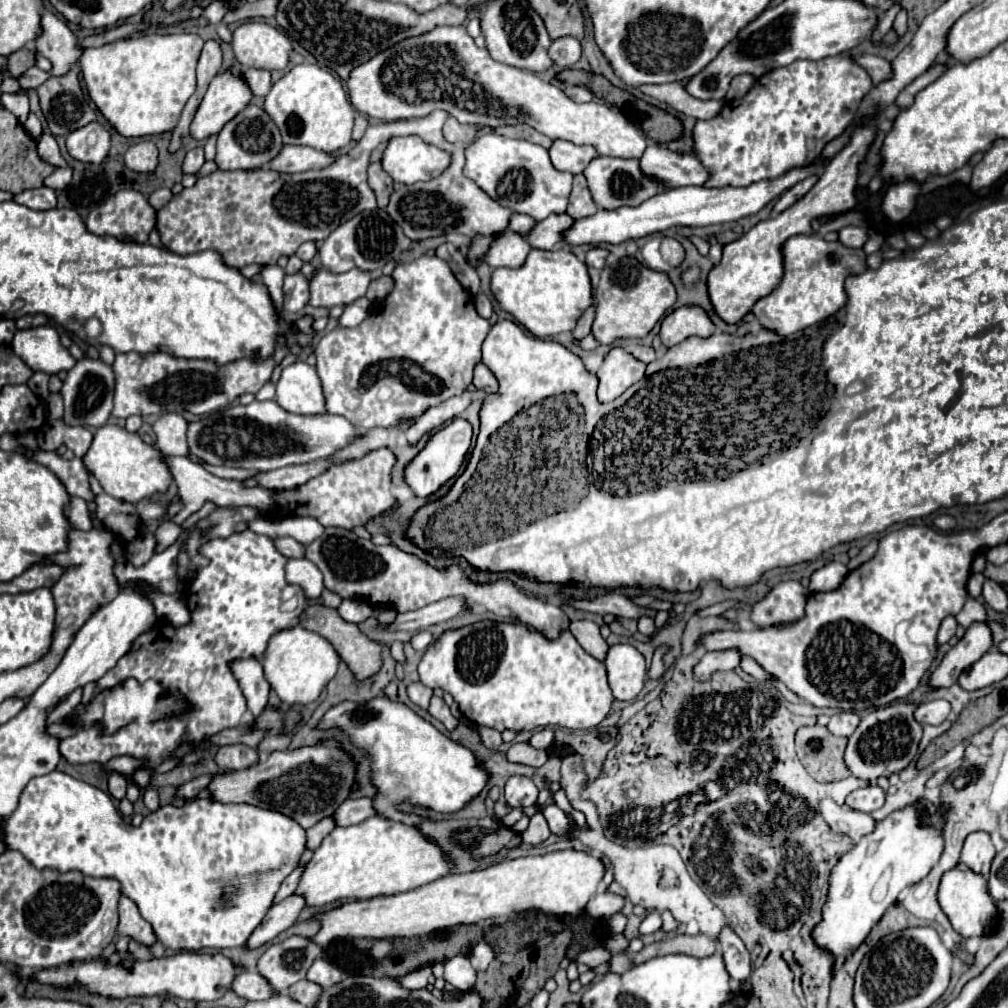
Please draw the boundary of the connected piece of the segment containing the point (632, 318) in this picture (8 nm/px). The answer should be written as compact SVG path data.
M626 256L614 268L606 266L596 286L596 320L592 332L600 344L612 344L616 338L644 338L658 320L674 306L676 288L668 274L642 266L636 258Z

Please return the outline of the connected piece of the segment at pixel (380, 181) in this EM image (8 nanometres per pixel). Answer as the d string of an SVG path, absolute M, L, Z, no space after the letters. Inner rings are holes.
M372 162L368 168L368 184L376 192L378 206L384 208L384 202L388 202L388 194L392 192L392 178L388 172L382 170L382 162Z

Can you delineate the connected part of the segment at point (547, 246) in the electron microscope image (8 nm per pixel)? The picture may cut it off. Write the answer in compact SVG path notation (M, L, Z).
M550 214L546 220L536 222L534 228L524 234L524 240L532 246L532 248L540 248L540 250L552 250L558 242L560 242L560 232L566 230L568 226L572 226L572 218L568 214Z

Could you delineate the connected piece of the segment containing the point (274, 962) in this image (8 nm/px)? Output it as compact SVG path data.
M290 936L284 942L272 944L258 960L258 970L268 978L276 992L286 994L292 984L306 978L312 962L322 954L322 946L312 938Z

